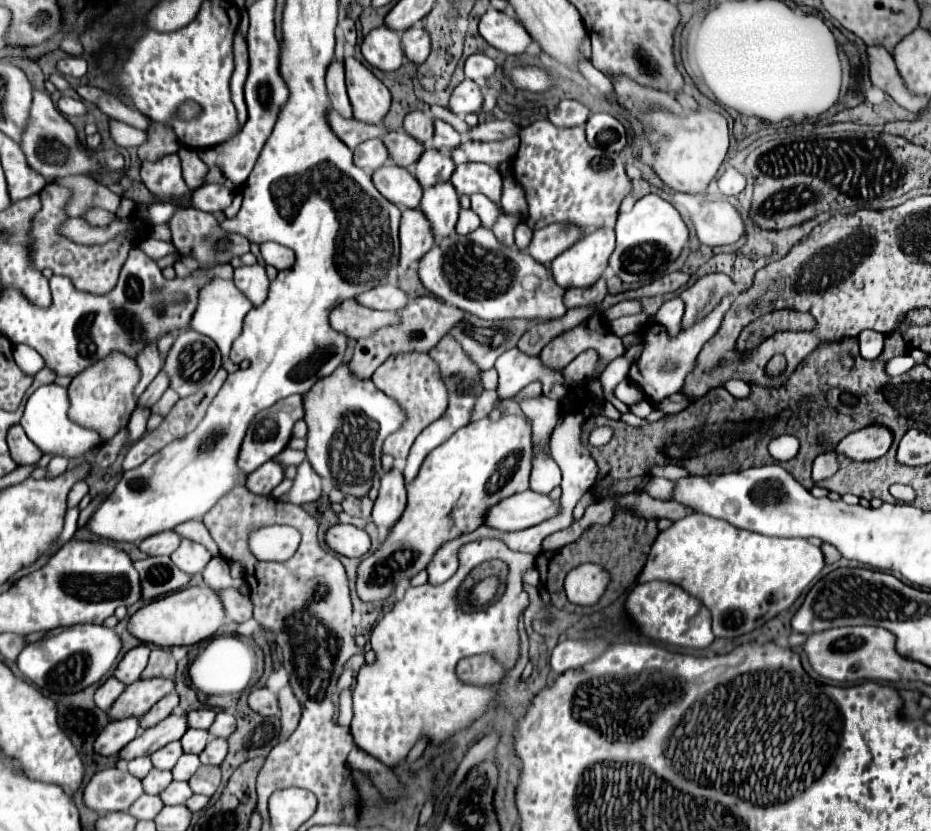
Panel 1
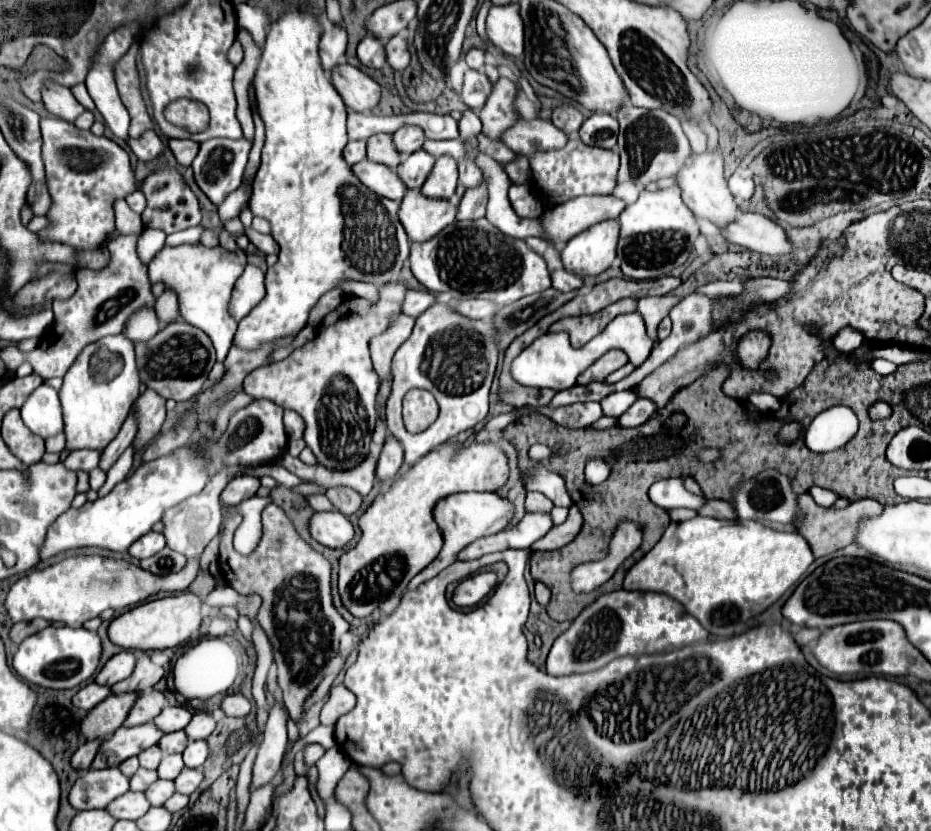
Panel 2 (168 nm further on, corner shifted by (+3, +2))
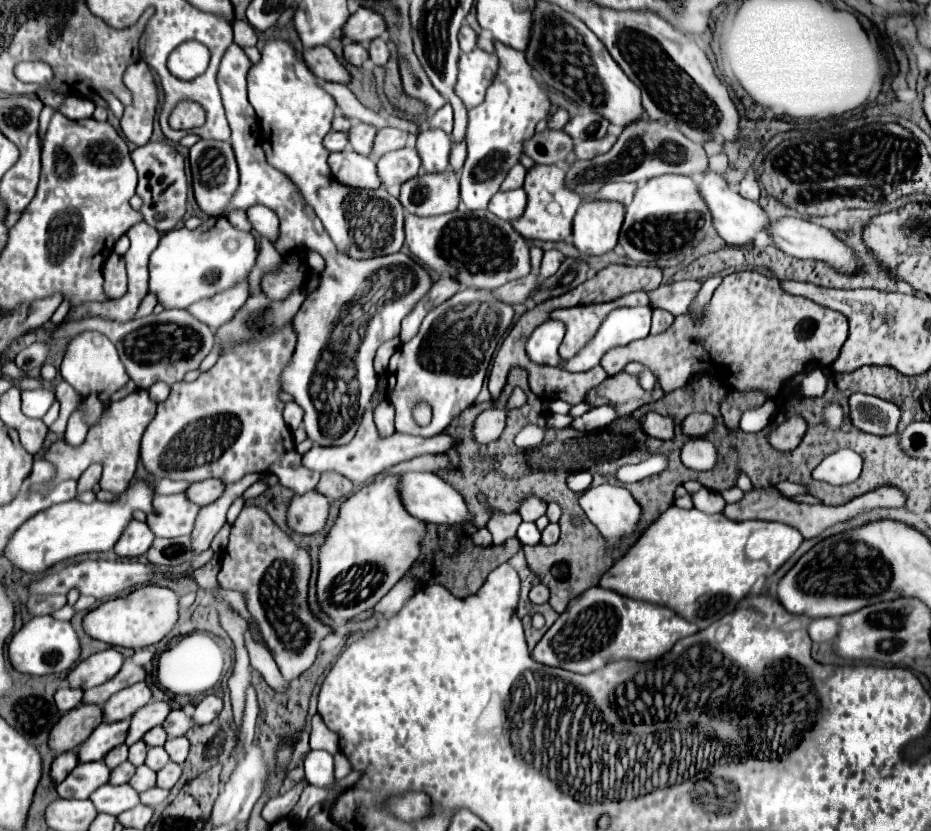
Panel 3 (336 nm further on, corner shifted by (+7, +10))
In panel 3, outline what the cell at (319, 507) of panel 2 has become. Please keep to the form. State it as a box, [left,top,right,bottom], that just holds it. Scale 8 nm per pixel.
[140,324,320,494]

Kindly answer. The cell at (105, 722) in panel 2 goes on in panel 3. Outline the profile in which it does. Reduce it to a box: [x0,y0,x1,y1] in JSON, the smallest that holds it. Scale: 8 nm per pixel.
[48,704,102,754]

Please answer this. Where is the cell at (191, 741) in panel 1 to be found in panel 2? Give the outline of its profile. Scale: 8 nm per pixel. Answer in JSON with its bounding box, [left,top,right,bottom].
[158,730,188,754]

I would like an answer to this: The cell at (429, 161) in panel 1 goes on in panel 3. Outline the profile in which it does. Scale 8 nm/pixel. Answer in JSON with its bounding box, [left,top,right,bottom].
[378,148,420,186]

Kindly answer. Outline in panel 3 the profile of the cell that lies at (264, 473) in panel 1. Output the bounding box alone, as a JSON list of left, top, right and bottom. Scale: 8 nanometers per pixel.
[186,480,224,506]

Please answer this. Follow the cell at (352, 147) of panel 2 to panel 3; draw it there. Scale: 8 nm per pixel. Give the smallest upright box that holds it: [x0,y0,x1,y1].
[324,132,348,152]

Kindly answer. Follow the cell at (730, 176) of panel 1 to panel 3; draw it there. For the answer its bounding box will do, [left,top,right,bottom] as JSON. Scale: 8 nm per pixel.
[738,176,760,202]

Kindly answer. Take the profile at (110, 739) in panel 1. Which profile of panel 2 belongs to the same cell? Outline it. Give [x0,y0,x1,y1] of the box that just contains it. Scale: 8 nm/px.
[72,740,102,770]

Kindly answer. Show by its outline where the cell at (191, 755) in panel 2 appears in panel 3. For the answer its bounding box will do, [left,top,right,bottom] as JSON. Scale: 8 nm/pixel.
[164,736,190,764]

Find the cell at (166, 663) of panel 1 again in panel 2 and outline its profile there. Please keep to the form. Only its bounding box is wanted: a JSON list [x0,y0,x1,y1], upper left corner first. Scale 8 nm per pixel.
[112,654,164,692]

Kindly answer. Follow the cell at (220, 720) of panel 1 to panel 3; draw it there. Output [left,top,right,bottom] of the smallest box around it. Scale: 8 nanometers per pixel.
[162,708,192,738]

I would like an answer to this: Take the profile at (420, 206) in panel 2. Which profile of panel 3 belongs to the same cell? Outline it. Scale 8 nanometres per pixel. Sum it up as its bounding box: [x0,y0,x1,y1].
[402,170,460,216]

